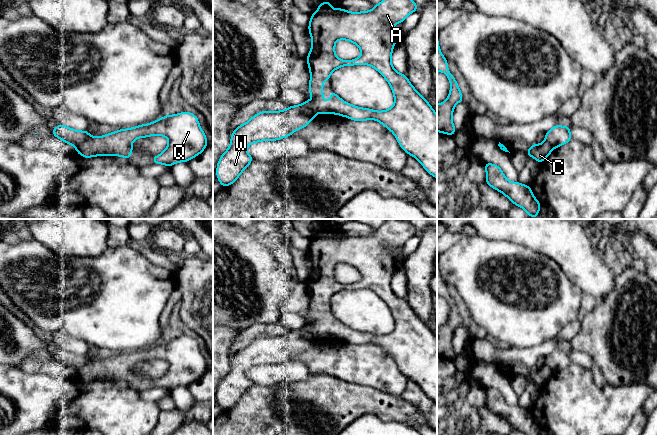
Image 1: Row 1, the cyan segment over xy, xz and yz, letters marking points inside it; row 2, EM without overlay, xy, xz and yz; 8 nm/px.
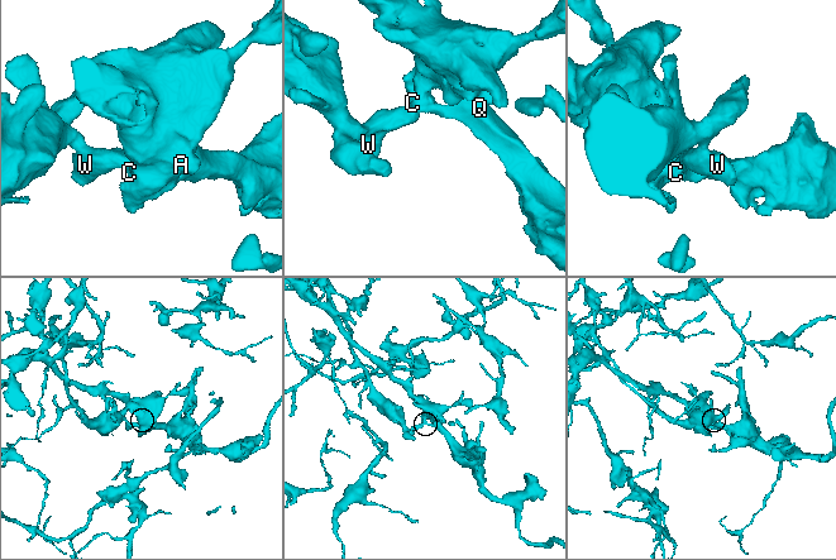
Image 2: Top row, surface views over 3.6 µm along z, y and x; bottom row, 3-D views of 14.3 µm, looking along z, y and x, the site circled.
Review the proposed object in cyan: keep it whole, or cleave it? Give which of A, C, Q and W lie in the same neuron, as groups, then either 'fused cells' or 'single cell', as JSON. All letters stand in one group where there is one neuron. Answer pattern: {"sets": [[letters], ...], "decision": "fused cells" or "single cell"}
{"sets": [["A", "C", "Q"], ["W"]], "decision": "fused cells"}

